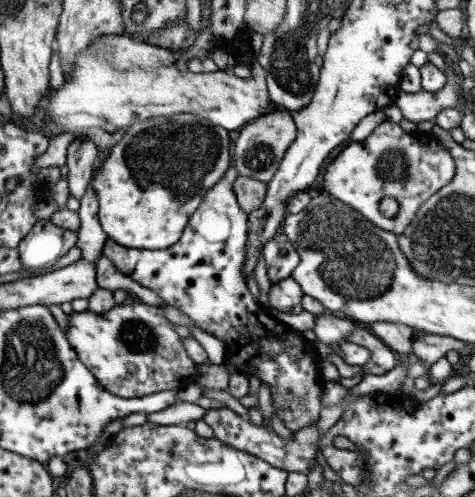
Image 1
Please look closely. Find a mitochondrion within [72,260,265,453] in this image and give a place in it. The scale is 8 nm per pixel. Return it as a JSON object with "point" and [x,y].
{"point":[135,336]}

